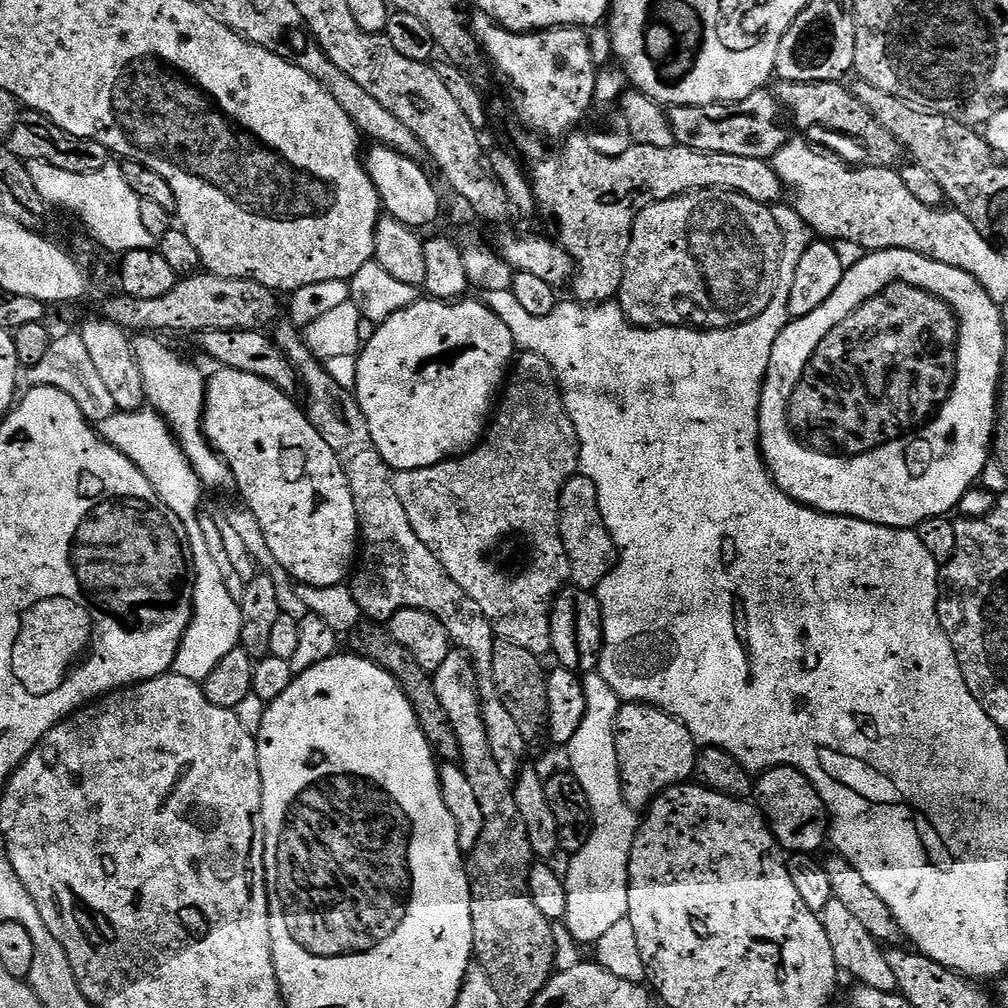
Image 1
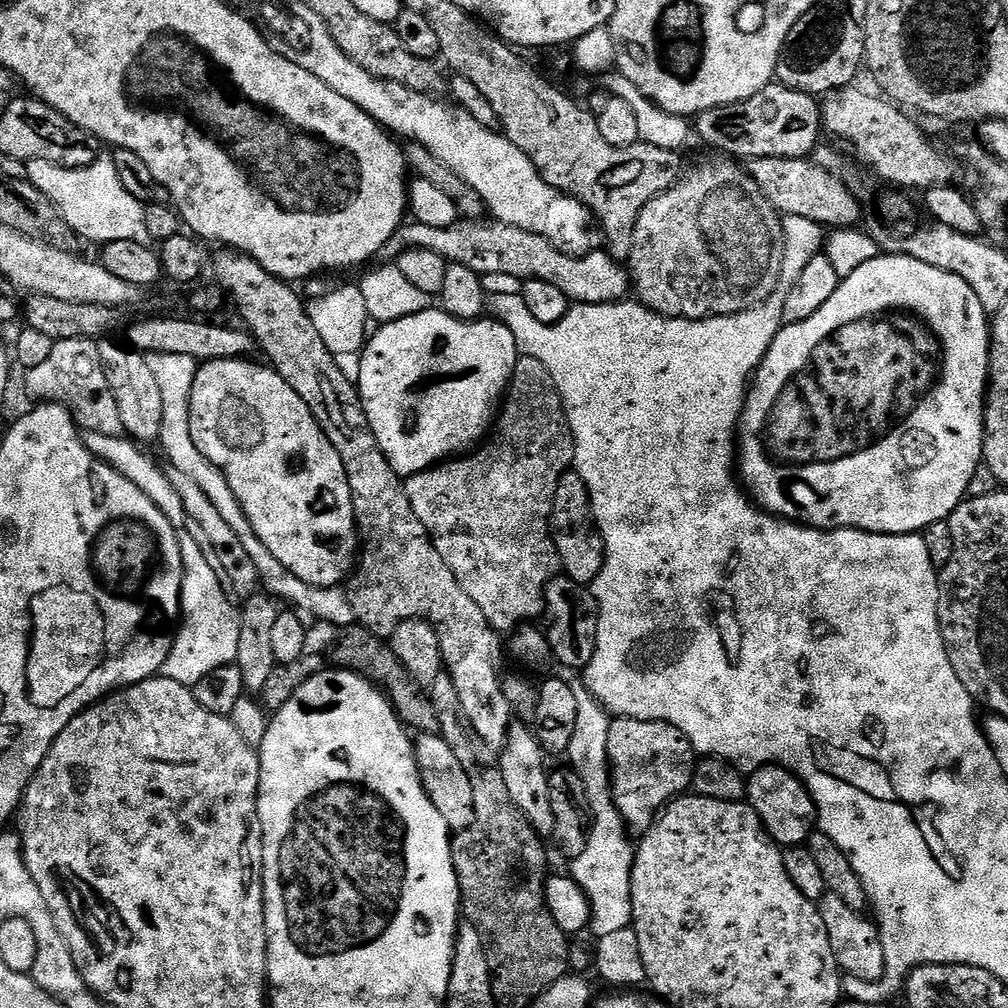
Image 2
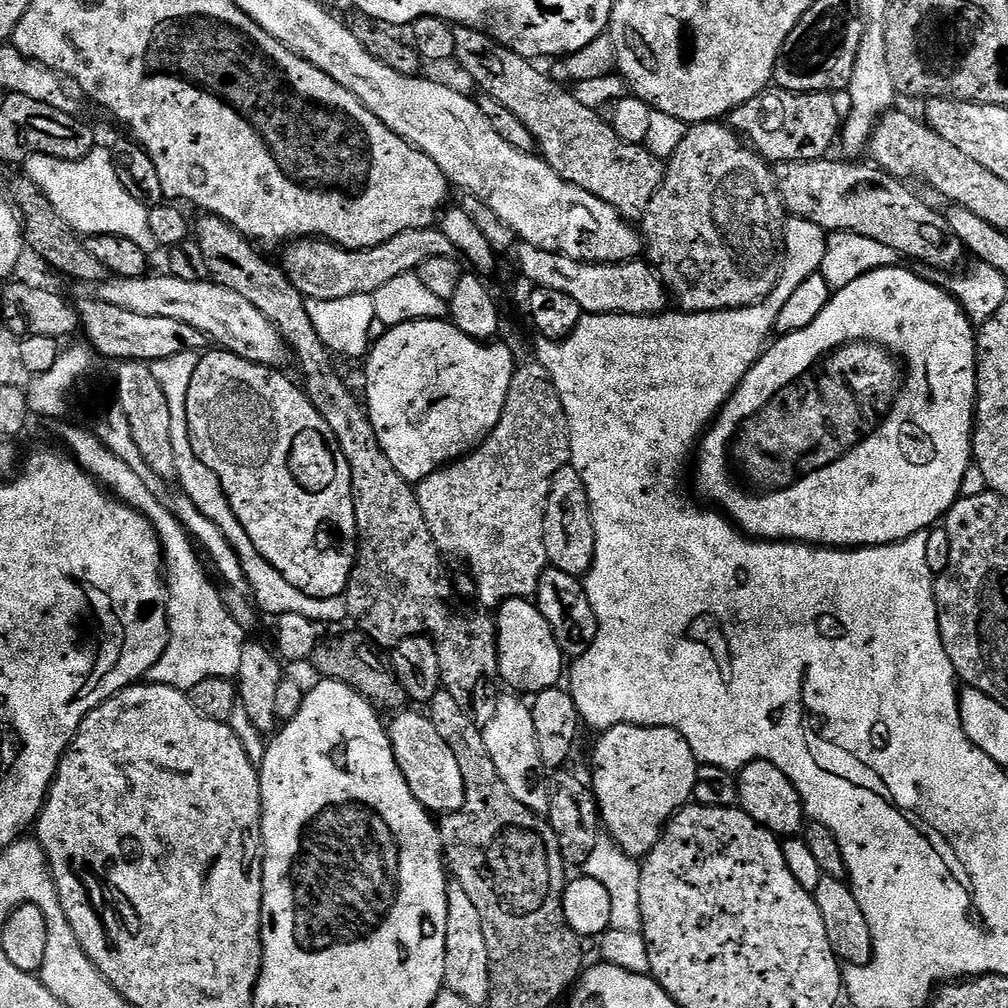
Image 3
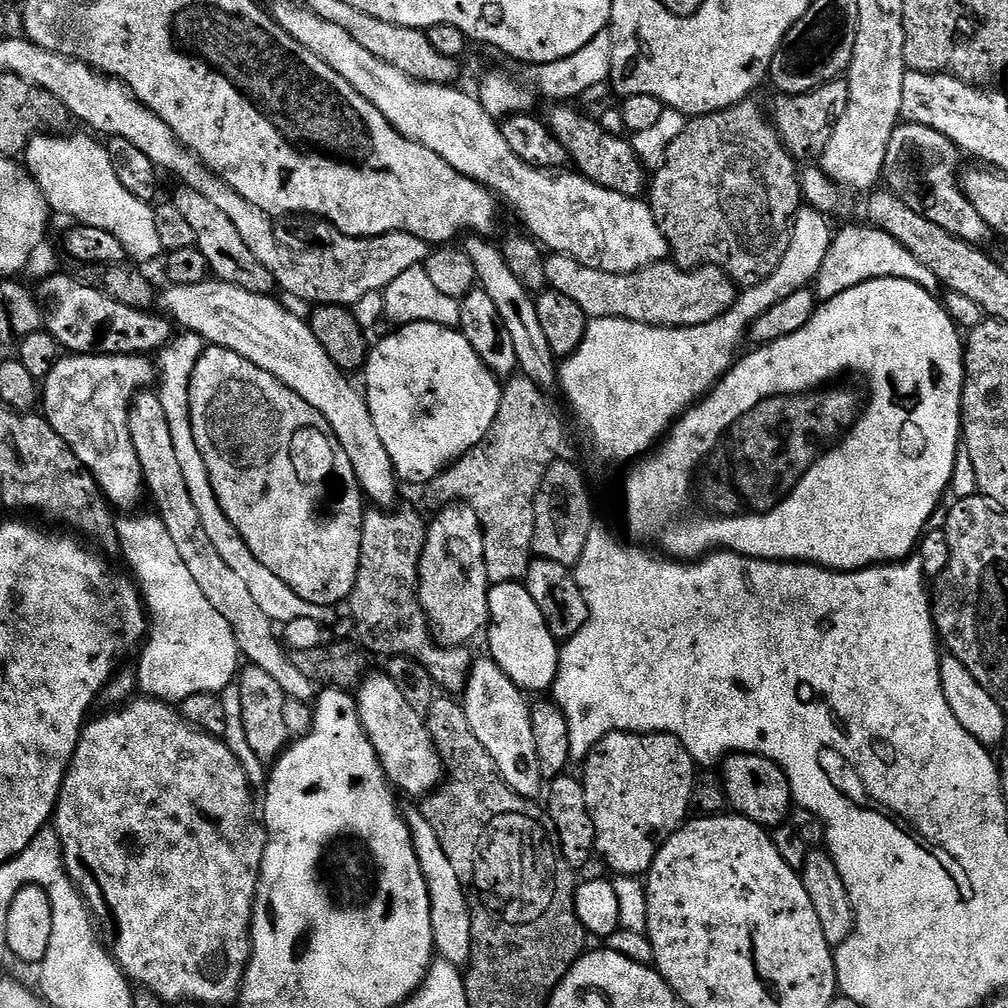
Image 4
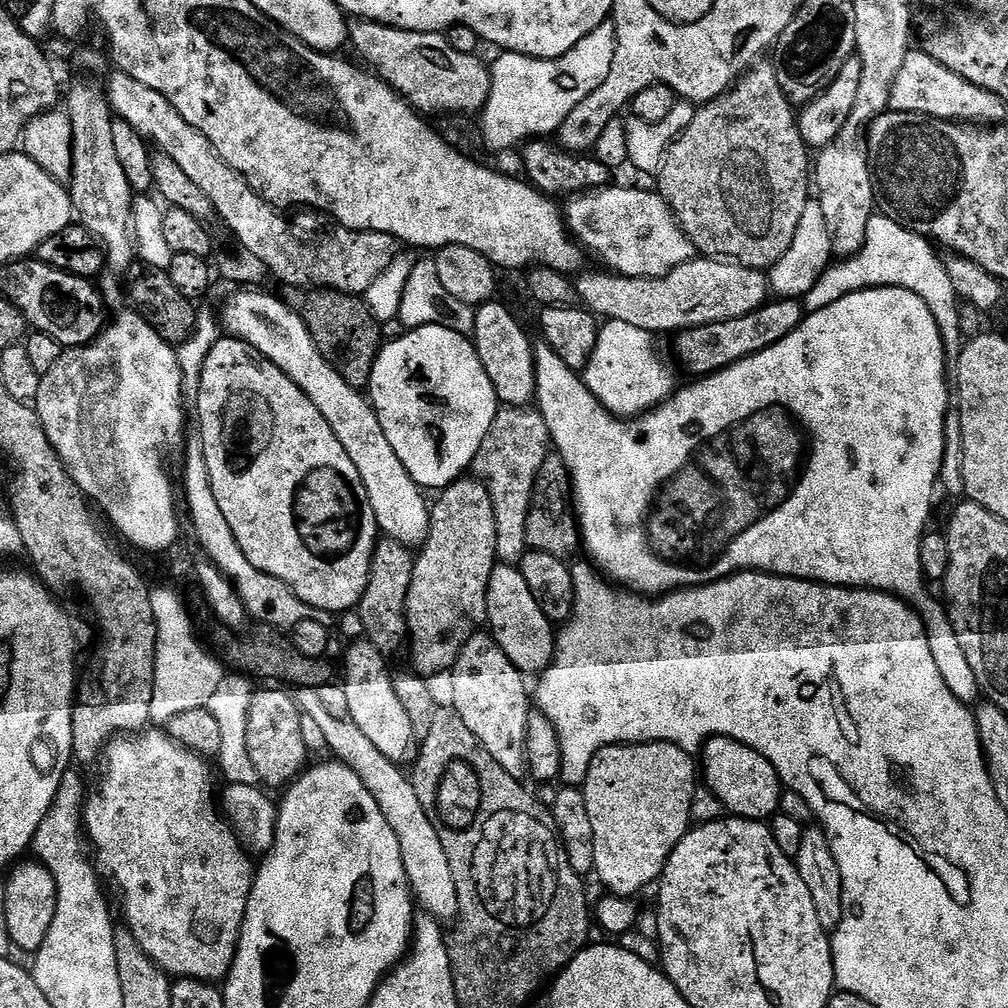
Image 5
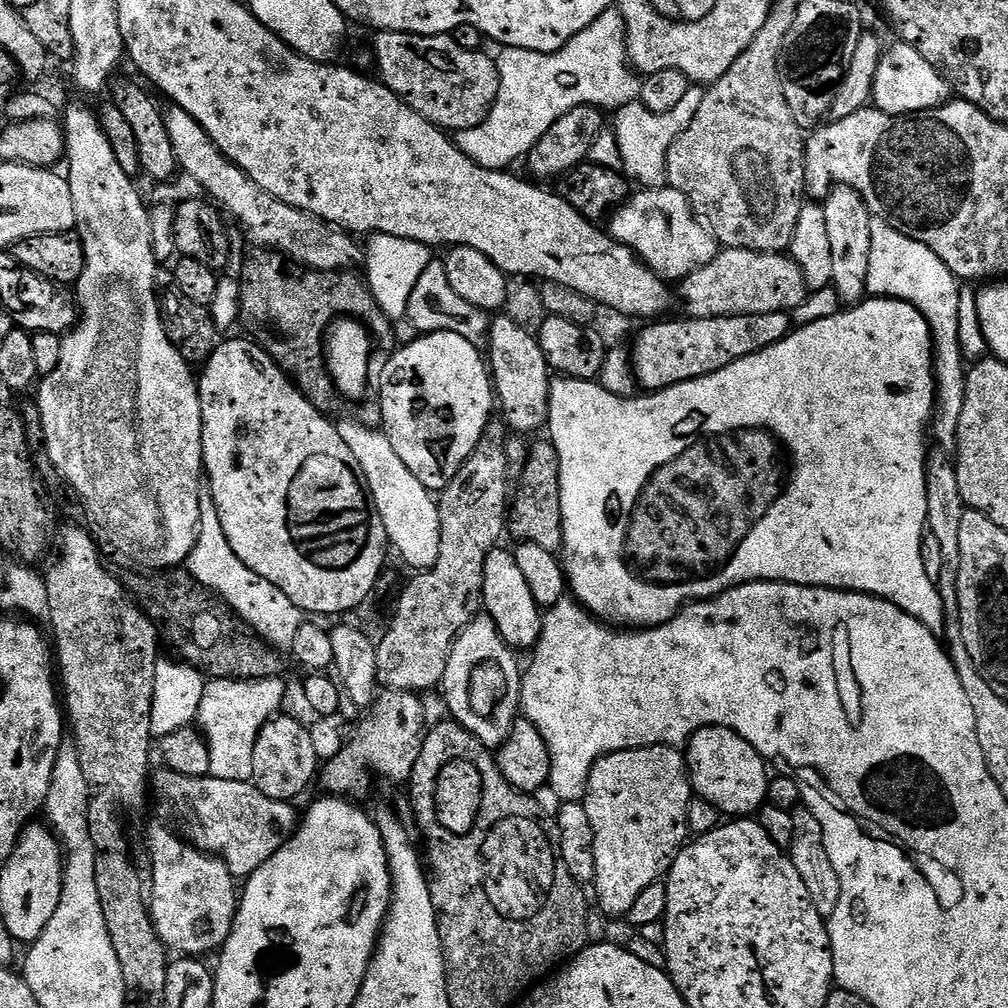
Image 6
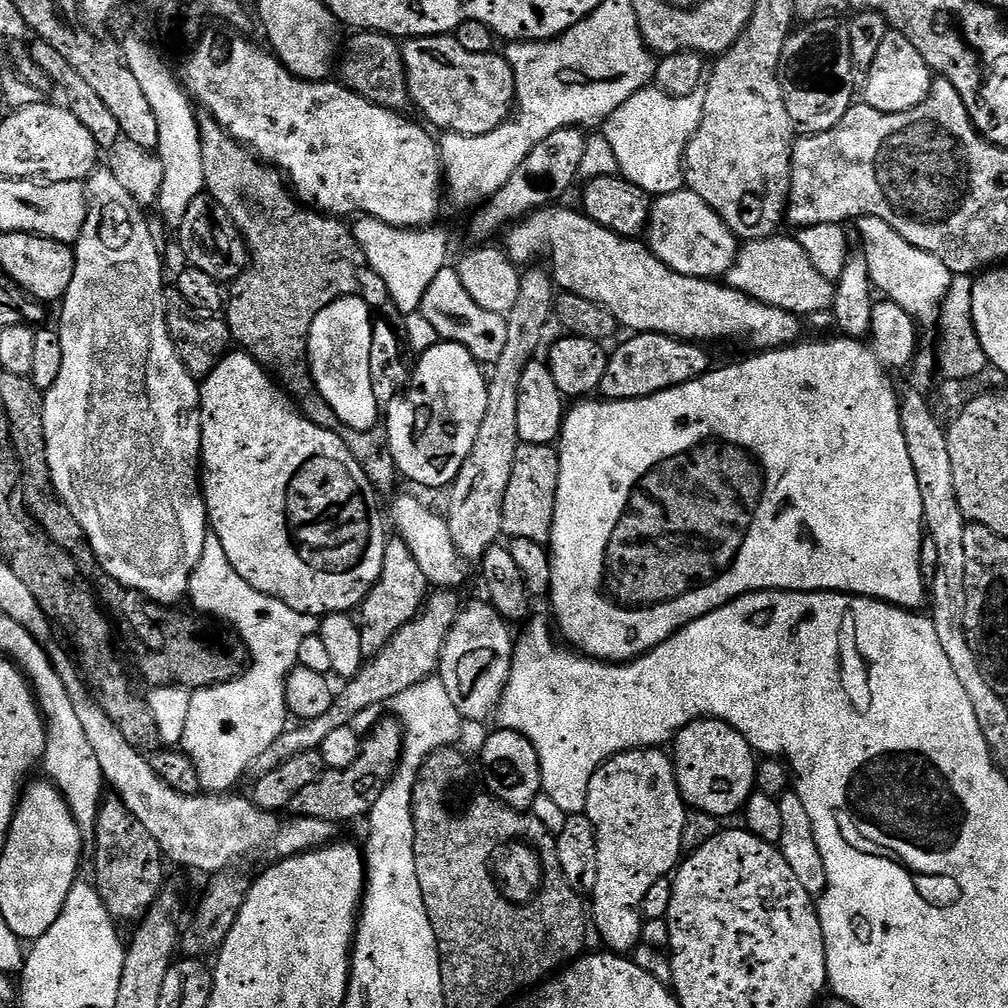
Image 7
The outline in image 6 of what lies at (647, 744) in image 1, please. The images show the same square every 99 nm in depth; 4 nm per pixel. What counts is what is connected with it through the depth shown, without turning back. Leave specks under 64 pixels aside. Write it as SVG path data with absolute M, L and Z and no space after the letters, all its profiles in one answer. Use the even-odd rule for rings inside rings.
M655 744L649 748L631 748L625 752L601 756L593 764L588 771L582 812L594 830L594 885L596 896L600 899L600 908L606 915L627 917L628 911L638 901L638 896L672 867L677 852L684 847L690 836L686 810L693 798L686 756L679 747Z

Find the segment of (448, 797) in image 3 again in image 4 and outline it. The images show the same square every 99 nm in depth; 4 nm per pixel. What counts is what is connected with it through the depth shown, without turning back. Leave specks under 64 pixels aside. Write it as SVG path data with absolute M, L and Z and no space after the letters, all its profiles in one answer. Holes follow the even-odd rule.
M383 671L365 675L355 693L356 708L360 712L360 724L368 737L376 758L380 761L384 775L391 787L401 788L408 796L427 797L441 783L445 767L432 741L421 713L414 711L398 686Z

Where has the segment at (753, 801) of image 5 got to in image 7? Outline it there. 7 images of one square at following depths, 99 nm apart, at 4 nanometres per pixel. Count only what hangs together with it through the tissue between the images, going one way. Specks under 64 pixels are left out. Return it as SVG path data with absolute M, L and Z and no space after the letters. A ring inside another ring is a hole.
M701 718L680 729L674 737L675 744L676 749L671 749L670 755L674 761L680 795L683 796L684 803L689 809L724 818L734 815L736 811L739 813L745 807L756 788L758 760L755 760L757 757L754 755L754 749L748 745L742 734L738 734L723 720Z

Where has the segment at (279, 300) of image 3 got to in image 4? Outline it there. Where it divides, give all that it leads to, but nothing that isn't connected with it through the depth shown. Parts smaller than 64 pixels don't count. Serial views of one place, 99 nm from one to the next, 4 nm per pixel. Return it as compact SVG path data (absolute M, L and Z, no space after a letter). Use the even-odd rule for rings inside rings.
M180 186L177 189L174 202L186 218L187 224L194 229L196 249L206 257L209 273L215 279L226 282L230 286L238 286L242 290L250 290L254 294L266 296L275 293L278 285L270 274L270 270L266 270L266 266L262 266L262 262L258 262L258 258L250 254L246 242L242 242L234 222L226 218L226 213L219 206L214 206L214 202L202 198L198 190L187 186ZM404 508L401 512L397 510L368 510L365 511L364 521L360 529L362 530L362 542L360 543L360 557L358 558L358 574L356 575L356 581L352 587L352 594L346 601L346 608L352 611L352 624L356 627L355 639L358 641L359 647L363 649L365 653L371 654L373 652L376 656L384 656L383 658L391 658L394 656L408 656L412 660L416 660L426 670L426 674L430 677L433 685L437 689L445 688L445 693L448 694L460 694L463 693L465 684L468 683L468 675L472 669L474 663L474 656L471 656L467 651L467 647L445 647L438 646L428 626L428 619L424 614L424 611L420 608L420 597L418 595L418 589L420 587L420 569L422 567L422 561L420 559L426 556L426 545L428 543L428 530L429 525L424 524L424 520L415 512L412 508Z

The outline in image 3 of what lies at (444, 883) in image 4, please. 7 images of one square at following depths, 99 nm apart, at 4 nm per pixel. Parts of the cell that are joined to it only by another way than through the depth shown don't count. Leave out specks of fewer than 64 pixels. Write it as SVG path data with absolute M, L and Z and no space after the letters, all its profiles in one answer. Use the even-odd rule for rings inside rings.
M449 883L447 892L444 988L458 994L458 998L464 998L474 1006L487 1005L489 990L492 989L492 978L486 936L482 934L482 918L478 918L478 910L474 902L470 902L470 894L466 894L466 890L459 884Z

